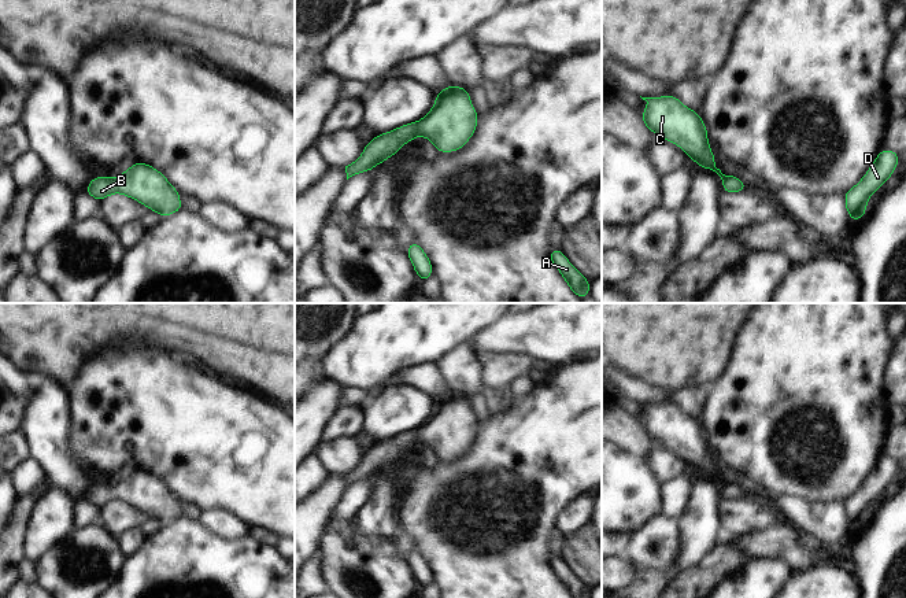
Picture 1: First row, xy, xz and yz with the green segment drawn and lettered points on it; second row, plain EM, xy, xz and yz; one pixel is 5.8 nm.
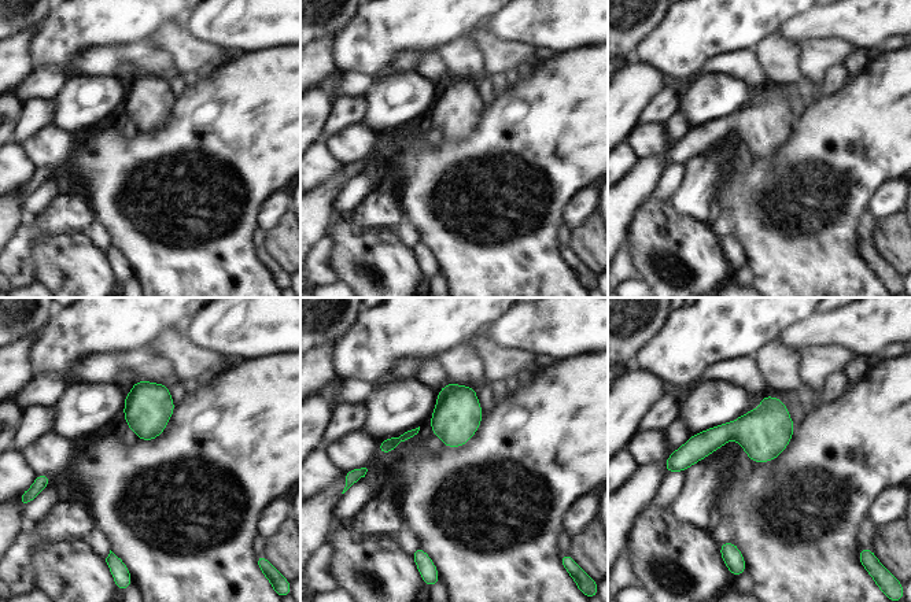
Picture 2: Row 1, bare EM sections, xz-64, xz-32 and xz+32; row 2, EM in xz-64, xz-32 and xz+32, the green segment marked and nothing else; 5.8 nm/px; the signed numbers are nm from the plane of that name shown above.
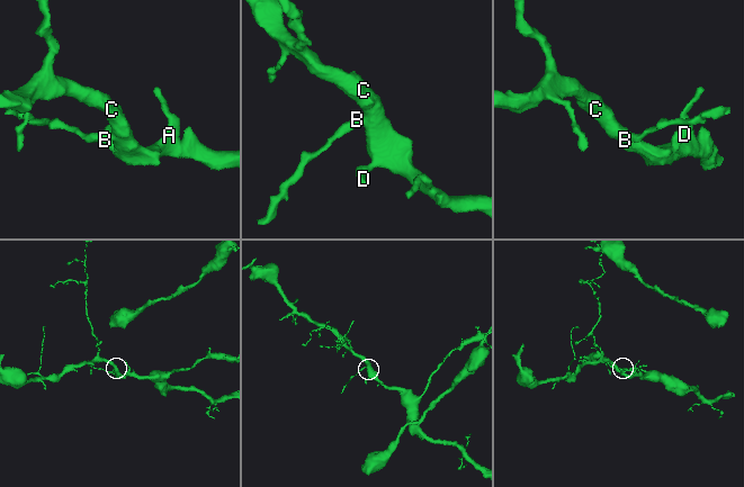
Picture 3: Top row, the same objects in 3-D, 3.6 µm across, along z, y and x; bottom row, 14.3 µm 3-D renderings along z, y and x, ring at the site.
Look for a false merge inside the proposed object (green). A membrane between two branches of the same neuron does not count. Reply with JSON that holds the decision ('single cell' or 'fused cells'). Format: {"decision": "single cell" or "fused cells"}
{"decision": "single cell"}

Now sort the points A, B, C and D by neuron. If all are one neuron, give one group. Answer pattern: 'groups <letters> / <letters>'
groups A B C D

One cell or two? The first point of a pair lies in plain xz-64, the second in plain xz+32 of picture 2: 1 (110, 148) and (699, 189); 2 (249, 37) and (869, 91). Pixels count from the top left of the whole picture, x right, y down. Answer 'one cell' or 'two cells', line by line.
1: two cells
2: two cells

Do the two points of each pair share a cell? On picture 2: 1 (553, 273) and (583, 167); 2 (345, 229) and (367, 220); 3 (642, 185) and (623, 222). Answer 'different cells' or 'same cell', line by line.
1: same cell
2: different cells
3: same cell

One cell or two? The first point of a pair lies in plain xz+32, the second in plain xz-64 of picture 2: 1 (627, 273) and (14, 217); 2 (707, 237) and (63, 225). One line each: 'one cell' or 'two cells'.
1: two cells
2: two cells

